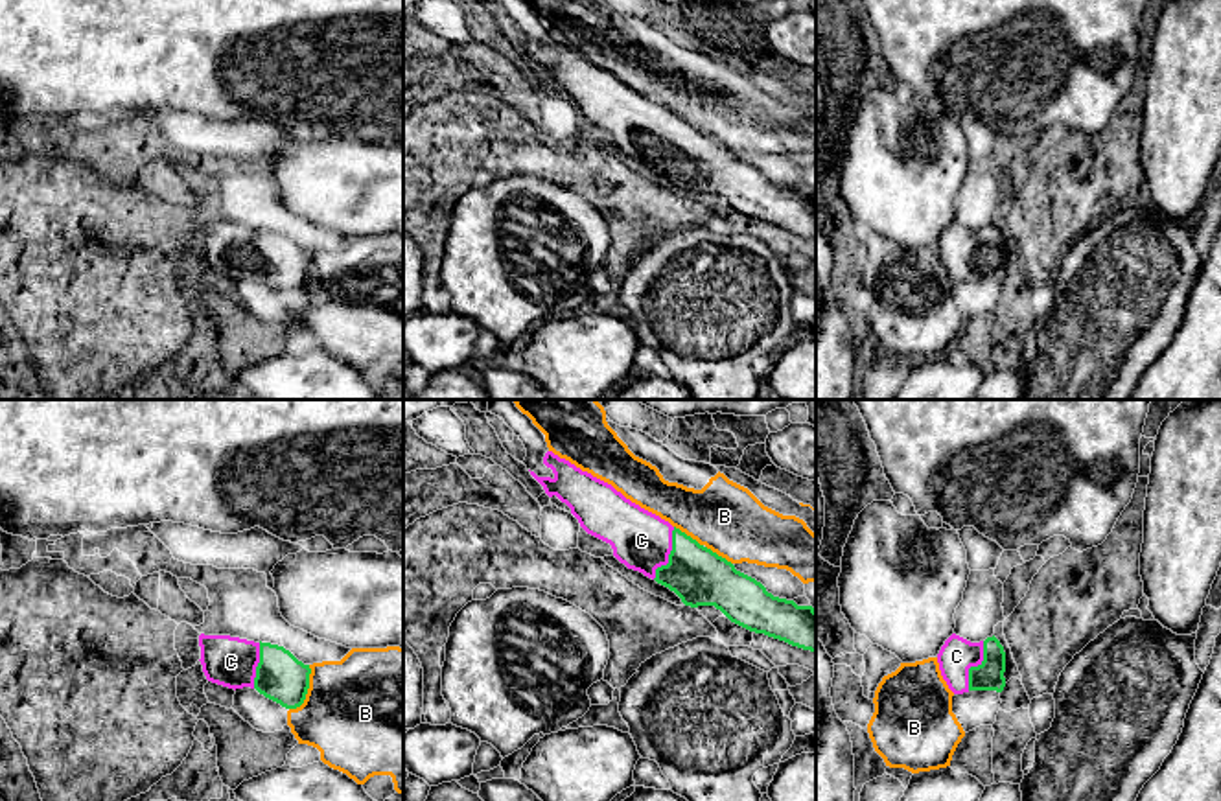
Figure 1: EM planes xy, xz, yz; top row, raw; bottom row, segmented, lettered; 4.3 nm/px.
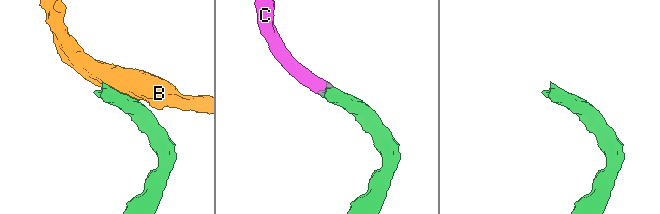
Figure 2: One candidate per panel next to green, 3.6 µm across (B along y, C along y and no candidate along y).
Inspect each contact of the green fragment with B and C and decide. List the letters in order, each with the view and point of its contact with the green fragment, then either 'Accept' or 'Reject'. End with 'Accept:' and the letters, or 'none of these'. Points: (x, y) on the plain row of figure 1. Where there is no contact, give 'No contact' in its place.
B: Touches green at xy (306, 278). Reject
C: Touches green at xz (669, 142). Accept
Accept: C

